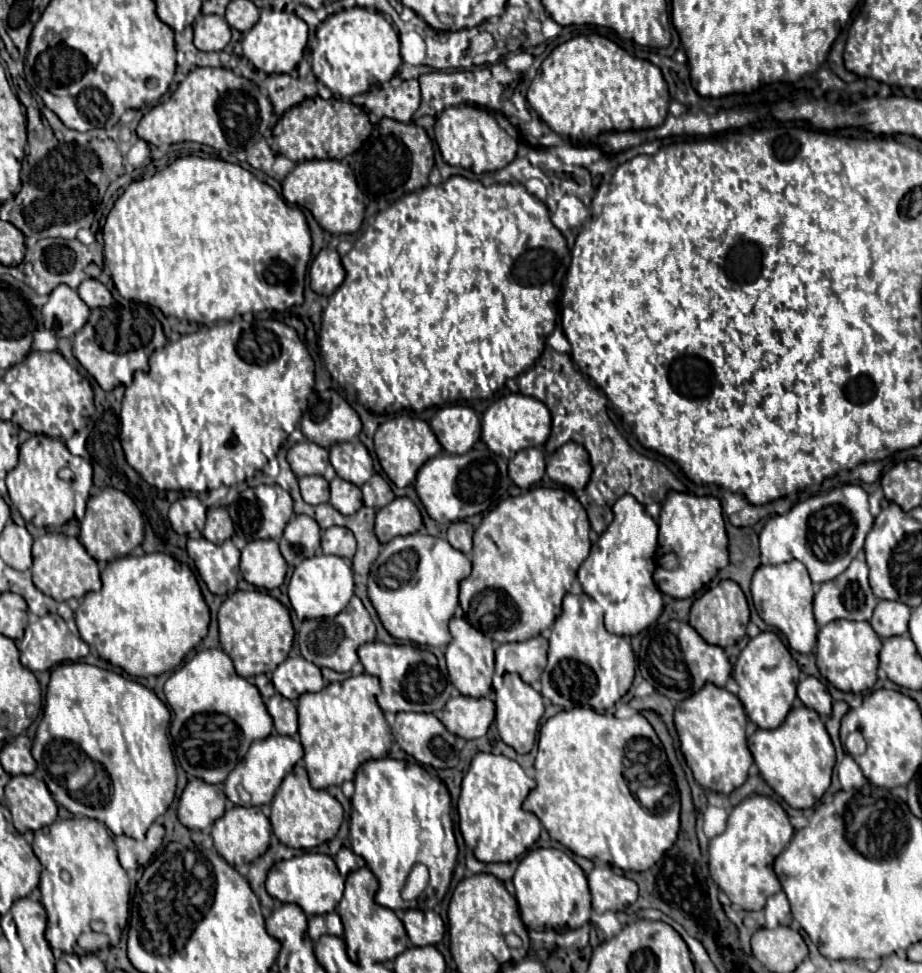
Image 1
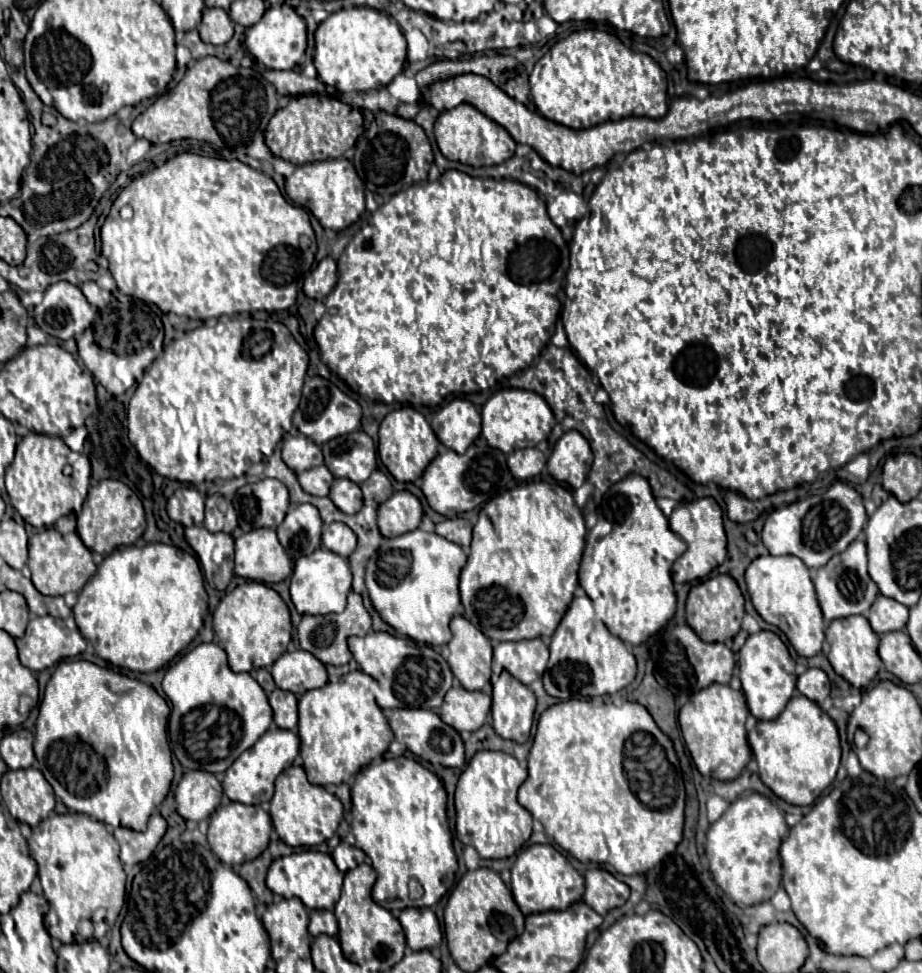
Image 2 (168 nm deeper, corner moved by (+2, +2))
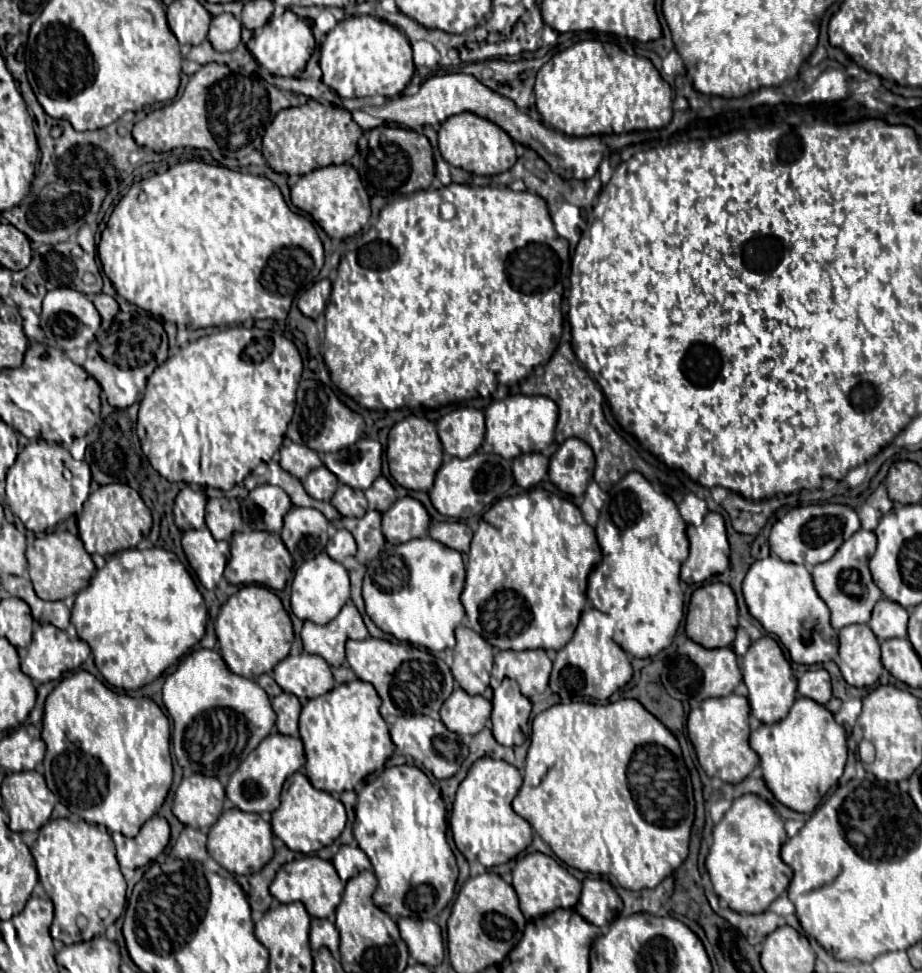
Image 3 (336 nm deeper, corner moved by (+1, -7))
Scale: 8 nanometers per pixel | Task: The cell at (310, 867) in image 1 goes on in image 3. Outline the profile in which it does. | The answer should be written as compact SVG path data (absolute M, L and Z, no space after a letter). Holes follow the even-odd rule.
M306 855L302 859L296 859L296 861L280 867L280 871L276 873L276 877L270 885L270 893L280 903L302 901L310 917L334 919L334 911L344 893L344 881L338 877L338 873L334 871L334 865L330 861L324 861L316 855Z

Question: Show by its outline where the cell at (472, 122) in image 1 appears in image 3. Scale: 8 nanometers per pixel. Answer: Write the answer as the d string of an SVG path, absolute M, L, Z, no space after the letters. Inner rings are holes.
M468 111L452 115L442 123L438 131L438 148L446 163L474 175L498 175L512 169L516 163L516 149L510 135L496 123L490 123L488 119L482 119Z

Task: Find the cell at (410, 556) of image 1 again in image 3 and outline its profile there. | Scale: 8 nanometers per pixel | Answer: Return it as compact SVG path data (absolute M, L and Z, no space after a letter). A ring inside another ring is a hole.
M430 537L412 539L402 545L388 545L380 555L380 577L364 577L362 595L366 613L378 629L428 651L444 651L454 647L454 629L464 617L460 601L464 587L462 555ZM412 567L412 577L410 577Z

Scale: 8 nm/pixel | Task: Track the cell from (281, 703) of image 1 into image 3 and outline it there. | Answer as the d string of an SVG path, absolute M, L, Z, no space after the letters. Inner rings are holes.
M280 693L272 699L272 709L278 717L276 729L282 735L294 735L298 737L298 717L300 717L300 701L296 695Z

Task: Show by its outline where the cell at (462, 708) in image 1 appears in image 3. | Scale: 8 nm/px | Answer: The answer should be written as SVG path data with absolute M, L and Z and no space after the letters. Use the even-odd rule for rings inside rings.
M456 689L440 709L442 723L458 735L476 735L490 719L492 703L480 695L472 697L462 689Z

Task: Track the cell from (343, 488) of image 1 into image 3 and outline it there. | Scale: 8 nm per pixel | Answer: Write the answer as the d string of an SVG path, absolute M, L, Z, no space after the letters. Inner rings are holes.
M348 485L338 487L338 491L332 497L332 505L344 517L362 517L366 513L366 509L368 509L364 493L358 491L358 489L352 489Z

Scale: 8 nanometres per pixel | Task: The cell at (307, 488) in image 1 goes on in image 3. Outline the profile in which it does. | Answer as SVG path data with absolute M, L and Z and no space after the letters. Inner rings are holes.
M318 467L310 471L310 475L302 481L306 487L306 493L318 501L330 501L334 491L338 489L338 479L334 473L330 473L326 467Z

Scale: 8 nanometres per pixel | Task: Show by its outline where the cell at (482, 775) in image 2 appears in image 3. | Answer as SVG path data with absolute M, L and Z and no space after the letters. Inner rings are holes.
M490 757L478 759L460 783L454 809L452 809L452 833L454 843L468 861L480 861L484 867L494 867L512 861L532 843L532 827L514 809L512 801L522 785L520 771L506 763Z

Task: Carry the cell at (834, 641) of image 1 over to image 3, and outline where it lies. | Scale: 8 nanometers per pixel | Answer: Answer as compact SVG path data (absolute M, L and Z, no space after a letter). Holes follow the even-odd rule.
M868 625L844 627L840 633L838 667L848 685L870 687L882 673L880 645Z

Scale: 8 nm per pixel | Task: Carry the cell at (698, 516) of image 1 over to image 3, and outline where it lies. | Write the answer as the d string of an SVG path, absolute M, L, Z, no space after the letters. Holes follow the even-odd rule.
M706 513L700 527L688 525L686 529L690 541L690 555L682 563L680 579L688 585L704 583L708 577L724 573L728 569L728 539L724 529L724 519L720 513Z

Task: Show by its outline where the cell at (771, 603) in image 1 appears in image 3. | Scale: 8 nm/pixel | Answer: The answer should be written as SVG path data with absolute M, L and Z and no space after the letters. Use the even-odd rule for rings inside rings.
M776 555L758 559L748 569L742 591L750 615L758 619L768 633L774 633L782 641L794 663L820 665L836 659L838 633L832 629L830 611L816 593L812 575L804 565L784 563Z

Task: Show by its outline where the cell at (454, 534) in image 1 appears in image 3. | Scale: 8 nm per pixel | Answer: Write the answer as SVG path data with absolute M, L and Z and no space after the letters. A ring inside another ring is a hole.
M442 521L442 523L434 523L430 527L430 537L444 543L446 547L460 551L460 553L468 553L470 541L472 541L472 531L464 523Z

